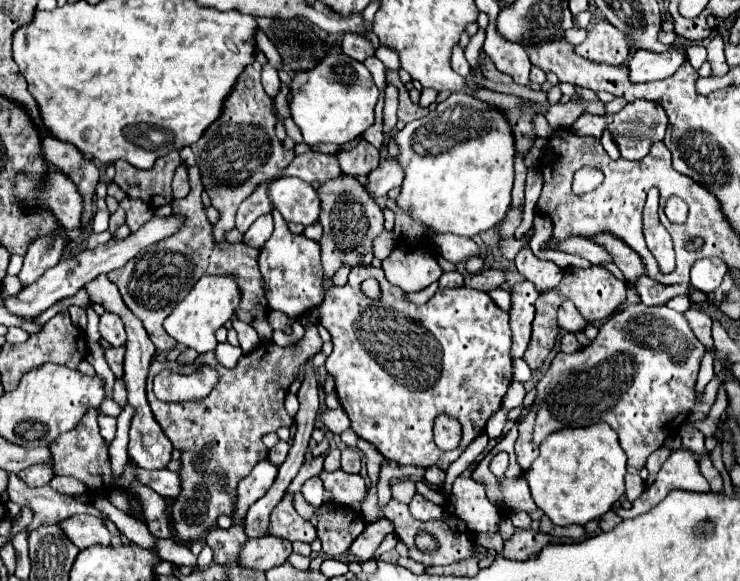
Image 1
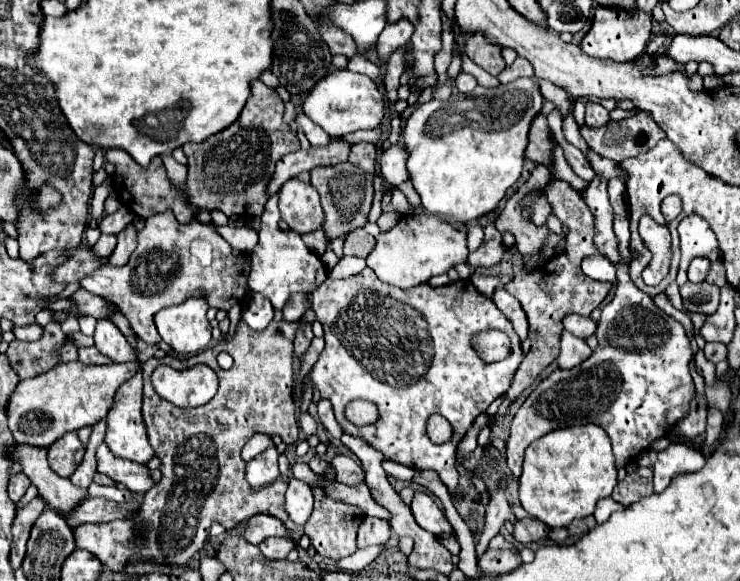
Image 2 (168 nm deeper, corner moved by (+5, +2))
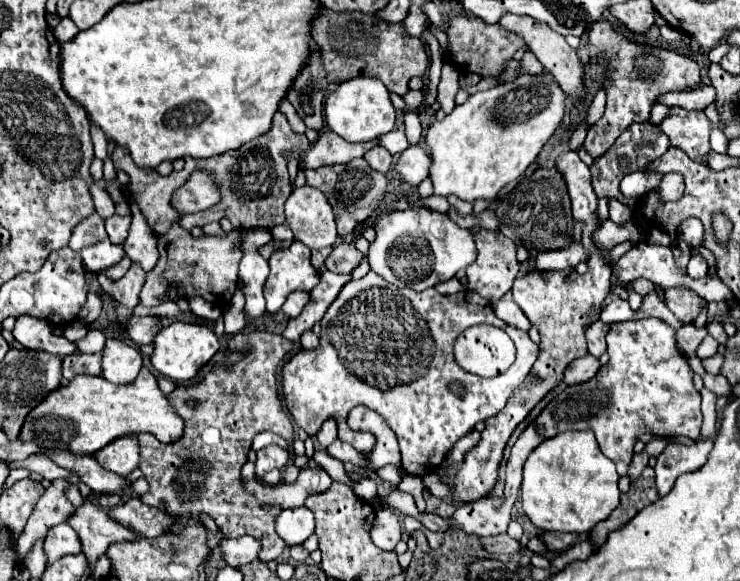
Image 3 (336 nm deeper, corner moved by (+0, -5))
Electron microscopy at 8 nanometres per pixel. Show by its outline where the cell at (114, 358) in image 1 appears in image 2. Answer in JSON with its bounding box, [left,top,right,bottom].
[77,347,111,365]

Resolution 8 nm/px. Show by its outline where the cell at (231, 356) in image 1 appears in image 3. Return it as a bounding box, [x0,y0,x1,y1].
[264,240,320,312]

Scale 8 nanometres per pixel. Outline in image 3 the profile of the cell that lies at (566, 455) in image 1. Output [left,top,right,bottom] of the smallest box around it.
[520,430,618,534]

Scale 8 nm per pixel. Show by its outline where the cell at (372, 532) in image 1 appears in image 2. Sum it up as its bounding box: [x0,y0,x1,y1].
[359,519,389,549]

